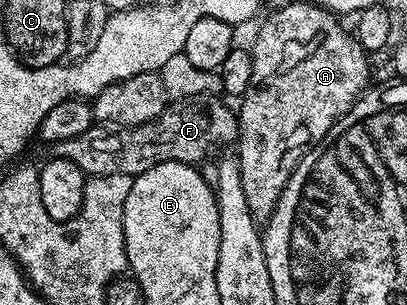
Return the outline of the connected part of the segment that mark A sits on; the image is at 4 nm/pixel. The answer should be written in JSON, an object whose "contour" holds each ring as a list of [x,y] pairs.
{"contour":[[[355,35],[331,37],[307,65],[299,65],[299,69],[287,73],[275,89],[267,89],[263,97],[255,97],[255,105],[251,105],[251,101],[241,101],[237,111],[237,160],[241,187],[256,222],[265,223],[270,219],[283,189],[303,158],[363,96],[371,77],[367,58],[368,51]]]}

